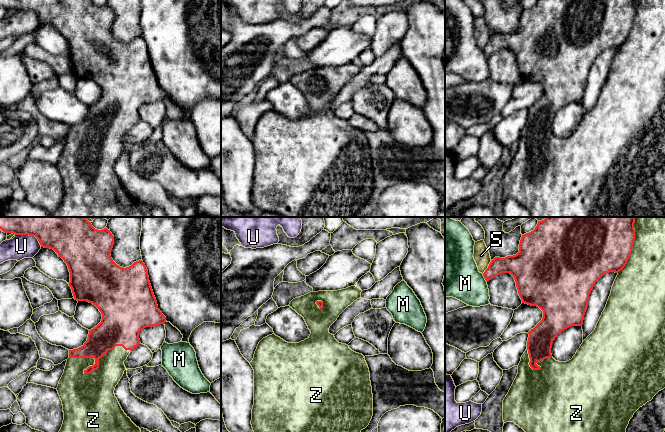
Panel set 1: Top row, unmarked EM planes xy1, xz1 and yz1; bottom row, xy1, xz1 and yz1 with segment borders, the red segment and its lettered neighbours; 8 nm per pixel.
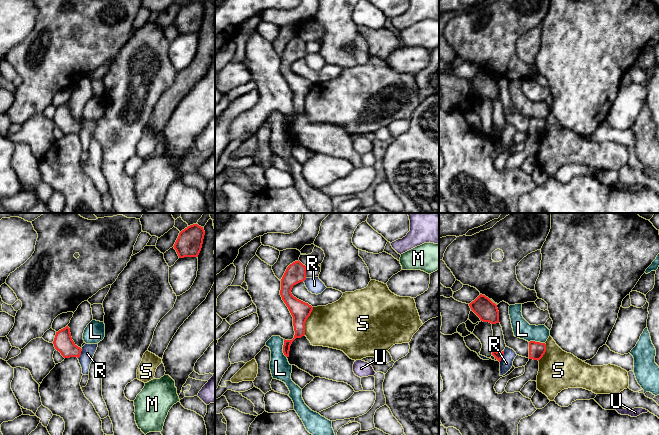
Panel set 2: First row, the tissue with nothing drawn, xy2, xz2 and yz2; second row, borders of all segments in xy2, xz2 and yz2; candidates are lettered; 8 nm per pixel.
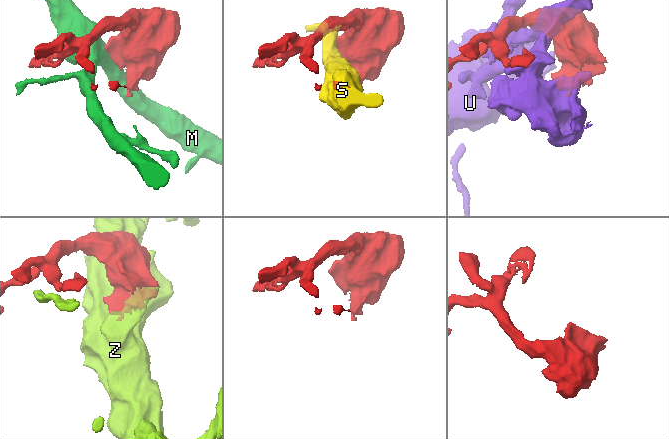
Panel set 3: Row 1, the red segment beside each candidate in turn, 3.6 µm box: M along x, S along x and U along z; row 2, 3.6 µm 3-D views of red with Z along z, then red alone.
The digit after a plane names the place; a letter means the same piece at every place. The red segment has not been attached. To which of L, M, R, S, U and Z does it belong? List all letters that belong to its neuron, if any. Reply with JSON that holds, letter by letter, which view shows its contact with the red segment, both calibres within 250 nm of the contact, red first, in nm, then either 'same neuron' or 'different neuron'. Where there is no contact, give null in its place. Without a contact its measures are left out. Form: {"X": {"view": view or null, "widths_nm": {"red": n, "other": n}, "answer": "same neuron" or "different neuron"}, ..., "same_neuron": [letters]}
{"L": {"view": "xz2", "widths_nm": {"red": 100, "other": 160}, "answer": "different neuron"}, "M": {"view": "yz1", "widths_nm": {"red": 140, "other": 380}, "answer": "different neuron"}, "R": {"view": "yz2", "widths_nm": {"red": 60, "other": 110}, "answer": "different neuron"}, "S": {"view": "xz2", "widths_nm": {"red": 160, "other": 360}, "answer": "different neuron"}, "U": {"view": "xy1", "widths_nm": {"red": 220, "other": 190}, "answer": "different neuron"}, "Z": {"view": "xy1", "widths_nm": {"red": 190, "other": 440}, "answer": "same neuron"}, "same_neuron": ["Z"]}

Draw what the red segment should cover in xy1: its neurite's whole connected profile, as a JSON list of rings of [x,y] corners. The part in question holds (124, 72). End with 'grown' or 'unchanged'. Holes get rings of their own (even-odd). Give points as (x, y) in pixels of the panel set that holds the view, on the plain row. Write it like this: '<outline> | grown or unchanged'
[[[0,0],[0,5],[5,9],[35,12],[41,23],[53,25],[68,42],[69,62],[74,75],[92,79],[102,90],[101,98],[89,106],[84,121],[69,126],[69,134],[57,163],[64,196],[60,207],[50,213],[51,217],[144,217],[140,204],[124,189],[114,170],[116,161],[127,146],[124,137],[140,120],[139,108],[166,98],[166,93],[158,85],[143,37],[136,37],[126,44],[117,41],[110,31],[114,12],[107,4],[97,6],[92,0]]] | grown

